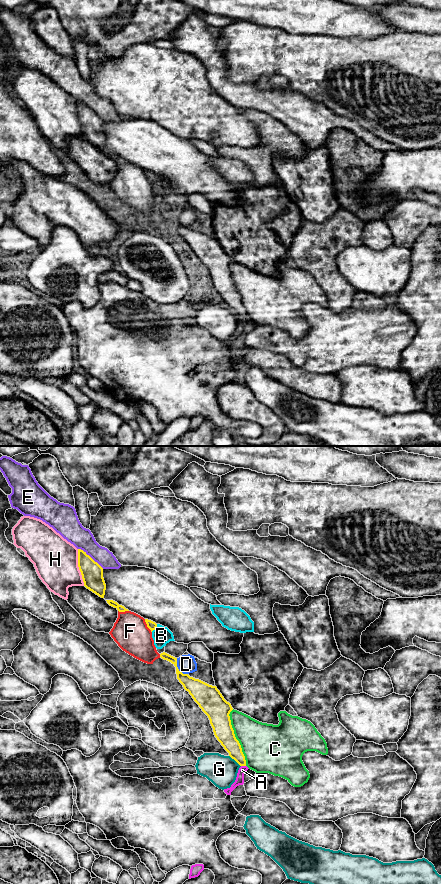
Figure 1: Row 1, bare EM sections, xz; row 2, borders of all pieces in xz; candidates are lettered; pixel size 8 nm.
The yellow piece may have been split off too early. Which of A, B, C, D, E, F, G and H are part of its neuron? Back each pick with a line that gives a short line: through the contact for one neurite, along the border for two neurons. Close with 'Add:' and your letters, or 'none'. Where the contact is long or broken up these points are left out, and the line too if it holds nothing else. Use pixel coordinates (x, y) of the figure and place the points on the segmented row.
A: line xz (227, 739), (243, 765), (242, 770)
Add: A

